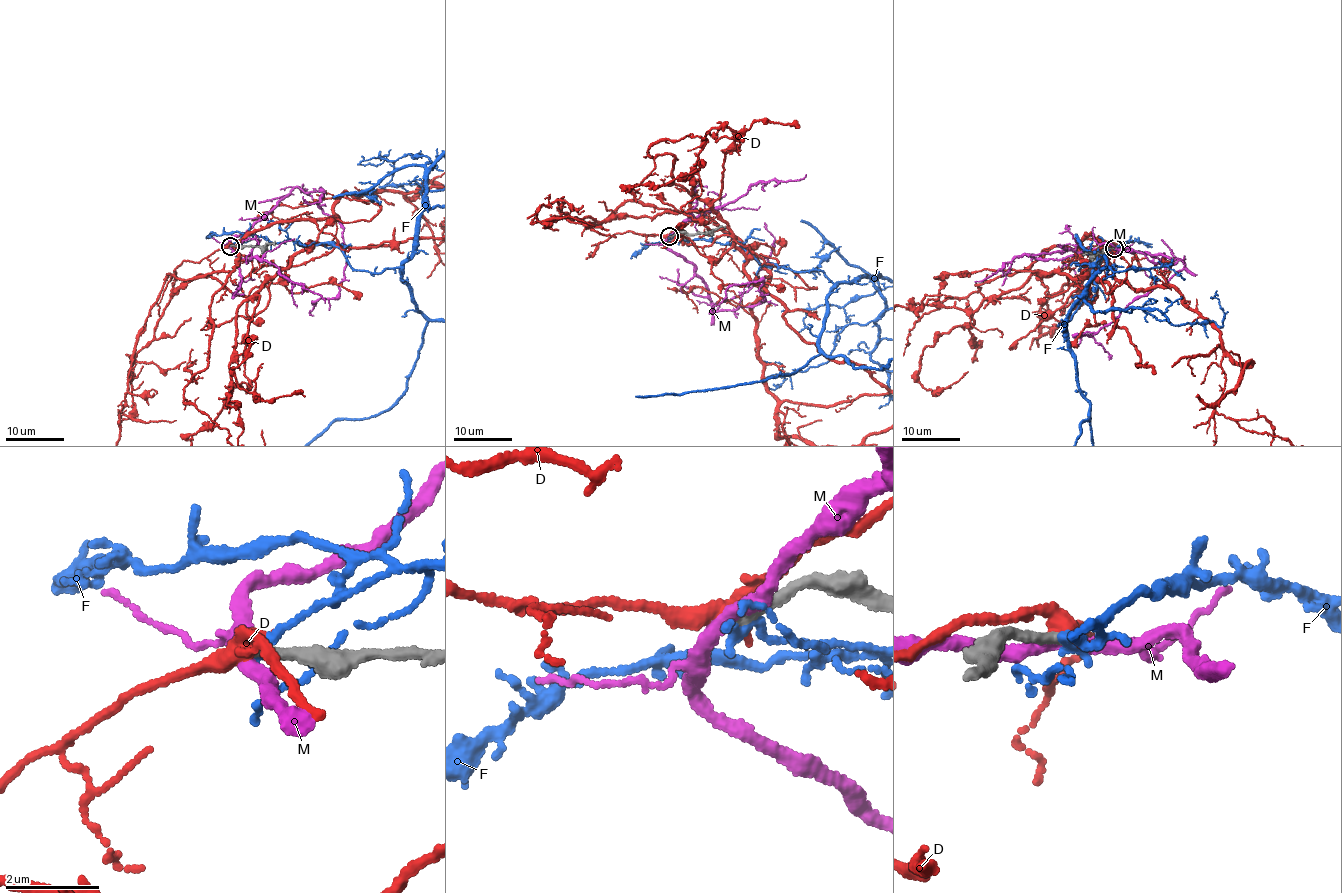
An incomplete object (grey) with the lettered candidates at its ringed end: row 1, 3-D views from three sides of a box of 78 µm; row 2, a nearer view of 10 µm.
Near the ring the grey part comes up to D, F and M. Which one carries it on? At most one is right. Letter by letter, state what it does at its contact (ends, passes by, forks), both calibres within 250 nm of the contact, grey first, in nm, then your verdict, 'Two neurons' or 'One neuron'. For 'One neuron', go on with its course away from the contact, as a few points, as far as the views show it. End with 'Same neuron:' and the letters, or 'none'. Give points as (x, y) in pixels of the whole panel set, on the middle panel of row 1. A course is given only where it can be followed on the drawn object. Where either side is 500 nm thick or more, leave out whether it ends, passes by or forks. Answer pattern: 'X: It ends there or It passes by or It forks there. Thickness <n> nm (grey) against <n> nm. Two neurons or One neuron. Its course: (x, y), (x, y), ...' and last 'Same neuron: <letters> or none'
D: It forks there. Thickness 220 nm (grey) against 300 nm. Two neurons
F: It ends there. Thickness 220 nm (grey) against 220 nm. Two neurons
M: It passes by. Thickness 200 nm (grey) against 280 nm. Two neurons
Same neuron: none

